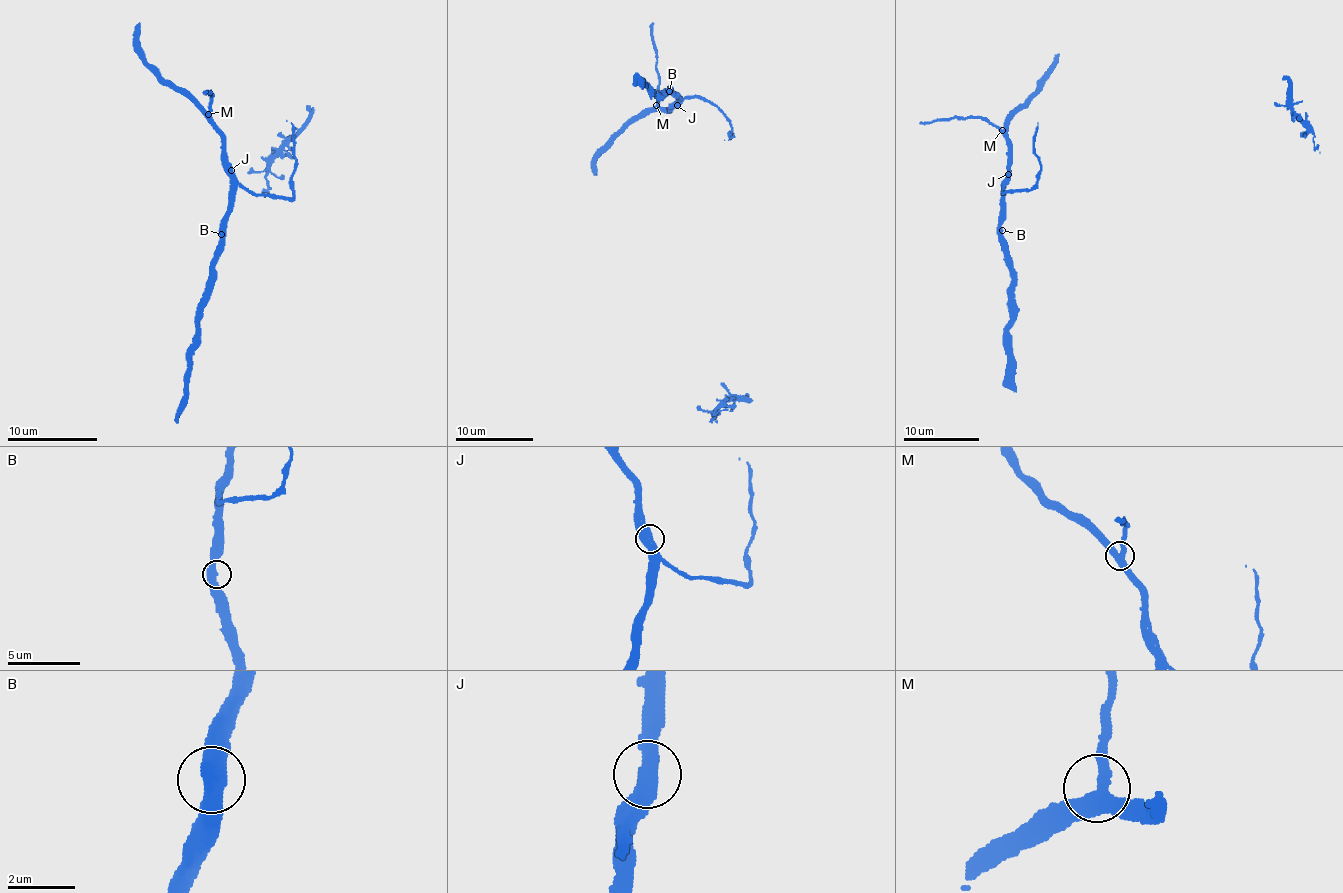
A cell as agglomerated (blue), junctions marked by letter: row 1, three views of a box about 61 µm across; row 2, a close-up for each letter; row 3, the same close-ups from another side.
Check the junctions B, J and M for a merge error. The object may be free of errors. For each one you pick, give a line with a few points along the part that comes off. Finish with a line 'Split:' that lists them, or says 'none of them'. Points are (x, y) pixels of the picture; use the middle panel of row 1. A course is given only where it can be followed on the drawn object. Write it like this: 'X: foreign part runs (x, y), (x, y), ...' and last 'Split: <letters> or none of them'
Split: none of them

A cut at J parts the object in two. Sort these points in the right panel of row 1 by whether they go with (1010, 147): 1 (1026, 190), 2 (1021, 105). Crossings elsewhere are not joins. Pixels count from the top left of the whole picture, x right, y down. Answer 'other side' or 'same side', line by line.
1: other side
2: same side

